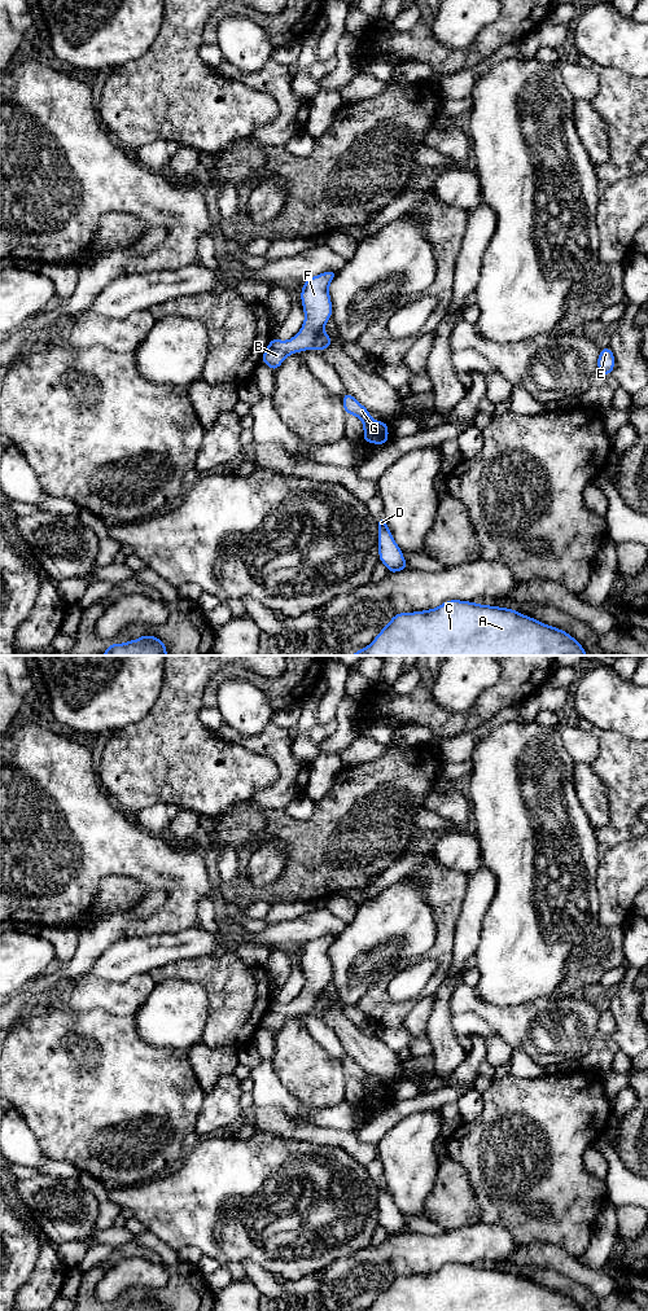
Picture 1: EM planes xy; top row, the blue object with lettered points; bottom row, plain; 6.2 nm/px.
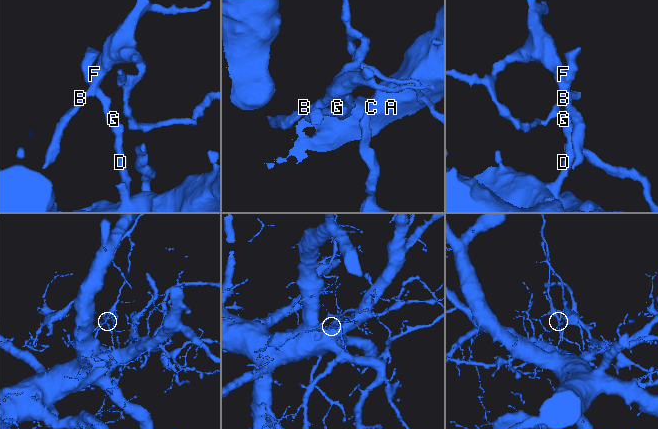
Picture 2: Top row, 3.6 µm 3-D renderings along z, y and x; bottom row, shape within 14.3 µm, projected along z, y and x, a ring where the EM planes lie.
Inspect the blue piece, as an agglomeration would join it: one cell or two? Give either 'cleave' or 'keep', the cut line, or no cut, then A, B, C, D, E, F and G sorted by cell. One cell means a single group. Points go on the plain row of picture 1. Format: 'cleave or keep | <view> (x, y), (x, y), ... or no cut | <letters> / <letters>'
cleave | xy (322, 990), (316, 995), (314, 1011) | A C D G / B E F

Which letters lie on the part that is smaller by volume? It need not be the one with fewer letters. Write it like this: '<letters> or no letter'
B, E, F

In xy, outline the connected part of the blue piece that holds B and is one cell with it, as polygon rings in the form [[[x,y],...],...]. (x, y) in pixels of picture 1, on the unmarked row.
[[[327,934],[303,944],[301,964],[305,985],[302,991],[288,1004],[280,1004],[273,1000],[262,1018],[262,1025],[273,1035],[289,1018],[315,1012],[316,995],[325,990],[332,981],[329,948],[337,937],[336,934]]]

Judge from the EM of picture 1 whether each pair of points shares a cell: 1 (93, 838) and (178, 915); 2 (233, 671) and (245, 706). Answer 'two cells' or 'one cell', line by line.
1: one cell
2: two cells

